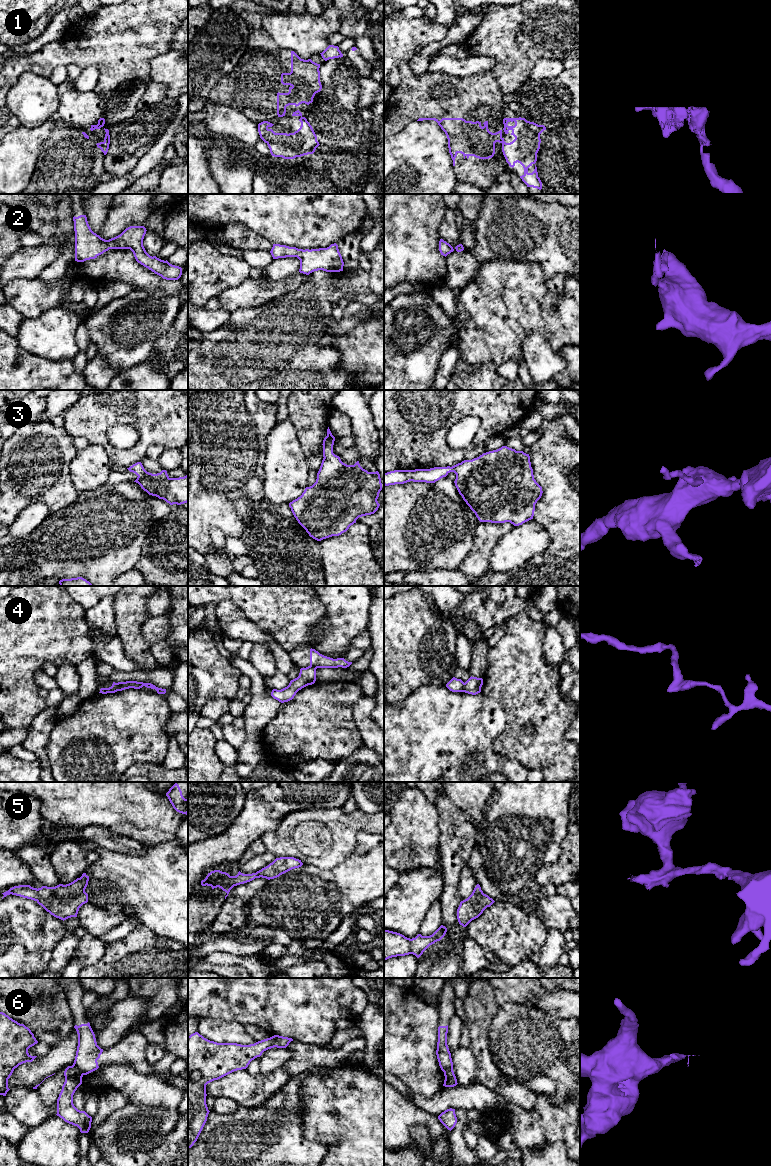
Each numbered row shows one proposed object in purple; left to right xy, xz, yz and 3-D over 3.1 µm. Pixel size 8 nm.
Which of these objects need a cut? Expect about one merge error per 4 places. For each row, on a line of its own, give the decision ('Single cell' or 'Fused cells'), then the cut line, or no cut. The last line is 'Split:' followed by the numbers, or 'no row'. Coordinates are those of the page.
1: Fused cells. Split along yz (501, 138), (502, 142)
2: Single cell. No split
3: Single cell. No split
4: Fused cells. Split along yz (464, 683), (462, 691)
5: Single cell. No split
6: Fused cells. Split along xy (73, 1064), (82, 1075)
Split: 1, 4, 6

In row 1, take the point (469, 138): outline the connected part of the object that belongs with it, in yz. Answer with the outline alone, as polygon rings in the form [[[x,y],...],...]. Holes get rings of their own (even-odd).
[[[419,118],[417,121],[434,120],[438,123],[441,129],[445,132],[448,139],[448,148],[453,166],[455,166],[455,158],[458,153],[461,153],[465,158],[474,156],[479,159],[489,159],[495,154],[495,143],[502,143],[502,130],[492,133],[488,129],[488,121],[485,121],[481,126],[481,122],[466,121],[463,118],[442,118],[440,121],[436,118]]]

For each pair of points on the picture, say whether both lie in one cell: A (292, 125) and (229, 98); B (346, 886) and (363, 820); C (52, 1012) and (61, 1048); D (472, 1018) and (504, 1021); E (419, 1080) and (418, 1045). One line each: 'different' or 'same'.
A: different
B: different
C: different
D: different
E: same

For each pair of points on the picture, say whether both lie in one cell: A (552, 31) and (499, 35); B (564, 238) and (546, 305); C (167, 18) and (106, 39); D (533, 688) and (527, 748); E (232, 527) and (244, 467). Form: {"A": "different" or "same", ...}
{"A": "same", "B": "different", "C": "same", "D": "same", "E": "same"}

